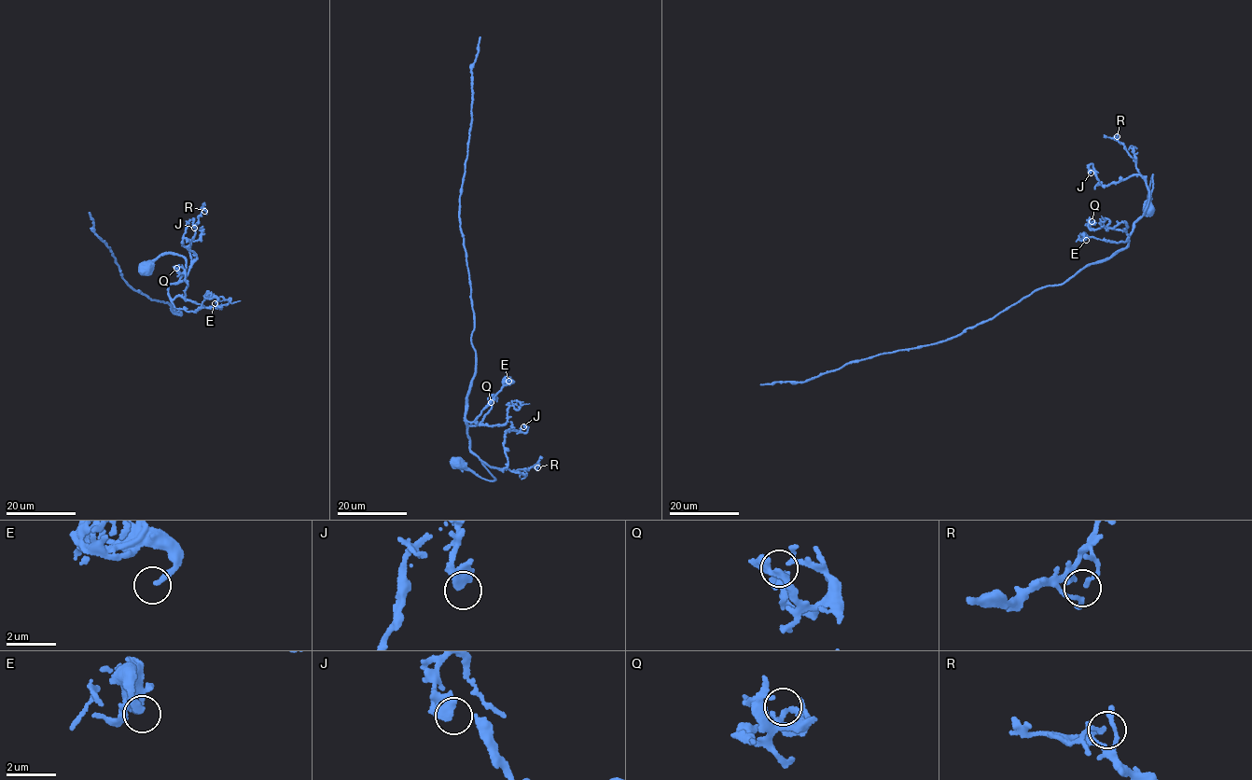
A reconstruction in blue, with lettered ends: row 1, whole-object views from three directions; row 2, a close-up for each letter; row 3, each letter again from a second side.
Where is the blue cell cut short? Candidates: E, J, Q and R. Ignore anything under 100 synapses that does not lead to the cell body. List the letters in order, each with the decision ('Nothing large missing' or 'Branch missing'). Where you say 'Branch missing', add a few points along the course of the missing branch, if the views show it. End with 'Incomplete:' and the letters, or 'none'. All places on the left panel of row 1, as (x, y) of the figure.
E: Nothing large missing
J: Nothing large missing
Q: Nothing large missing
R: Nothing large missing
Incomplete: none

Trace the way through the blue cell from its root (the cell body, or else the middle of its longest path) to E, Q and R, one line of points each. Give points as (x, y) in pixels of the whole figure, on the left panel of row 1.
E: (146, 269), (161, 255), (180, 255), (186, 271), (167, 286), (171, 304), (195, 311), (205, 297), (215, 303)
Q: (146, 269), (164, 254), (184, 257), (186, 271), (167, 286), (172, 299), (184, 297), (187, 285), (176, 268)
R: (146, 269), (157, 257), (178, 254), (186, 261), (180, 279), (185, 278), (191, 240), (204, 211)

